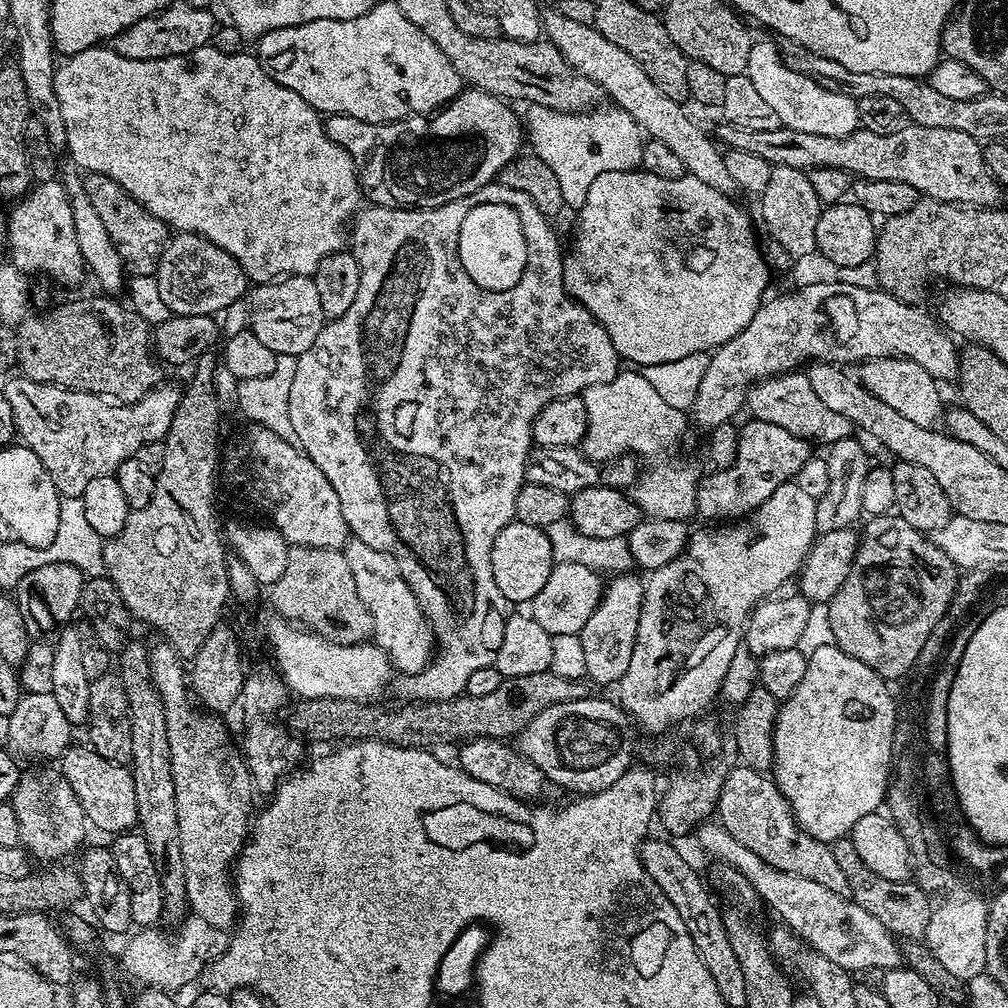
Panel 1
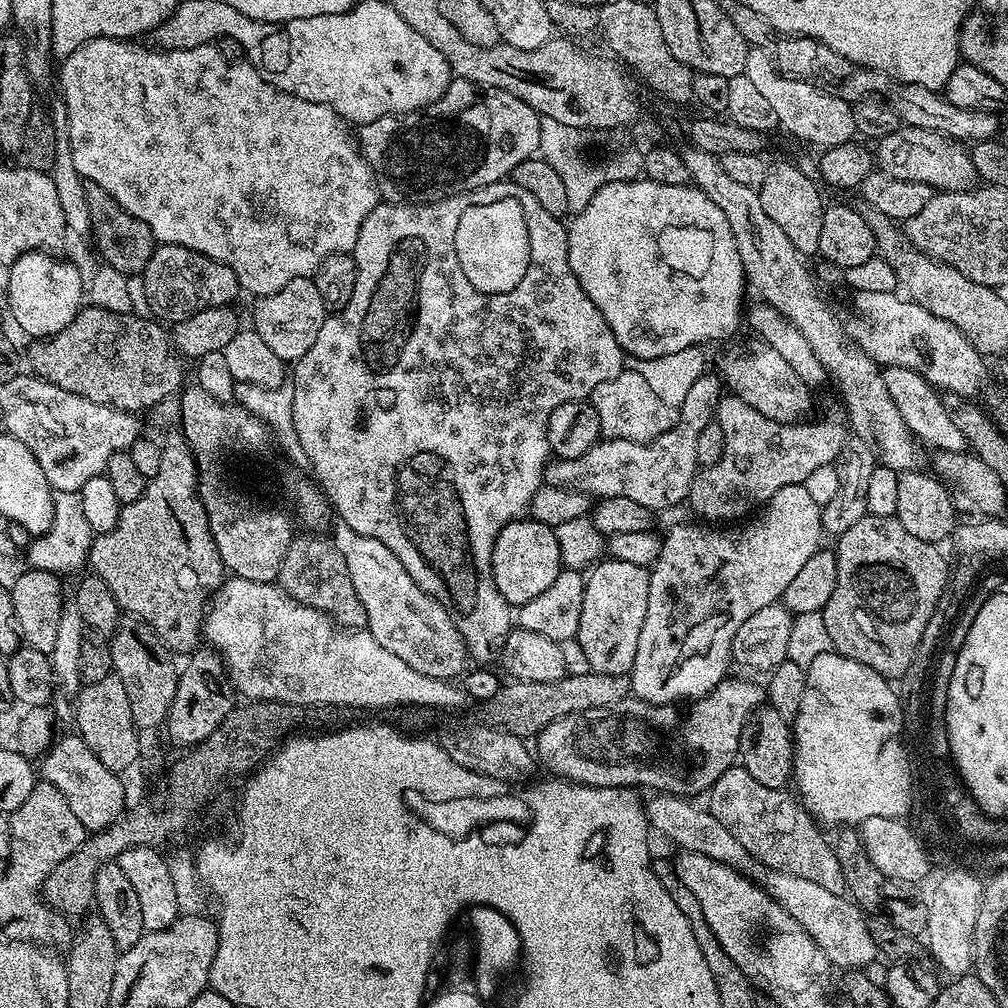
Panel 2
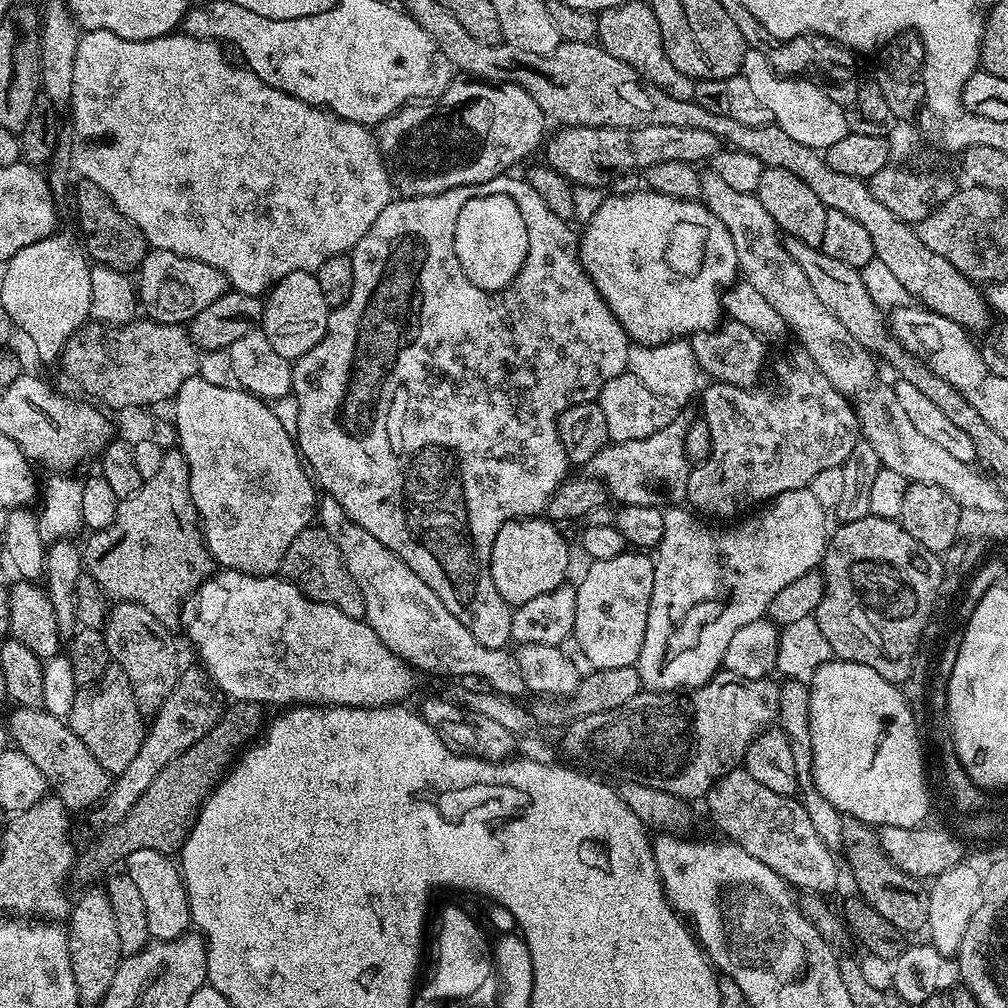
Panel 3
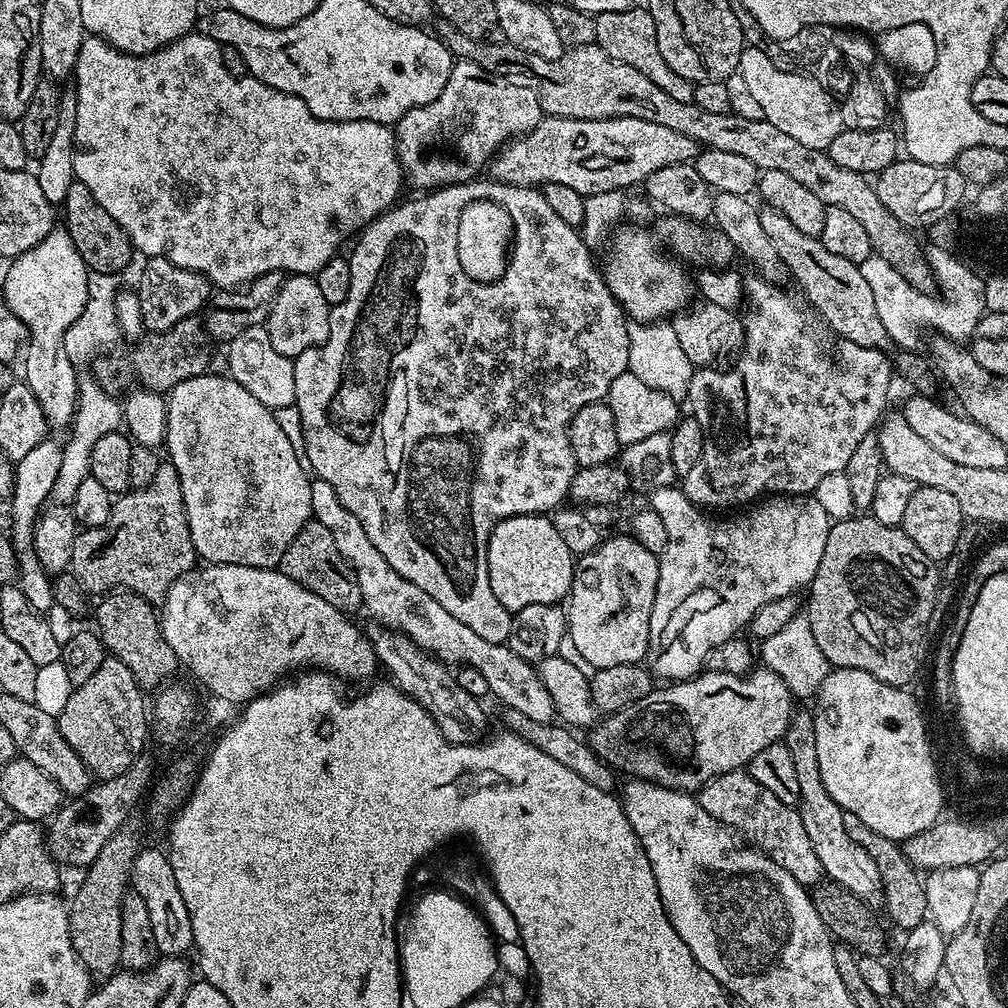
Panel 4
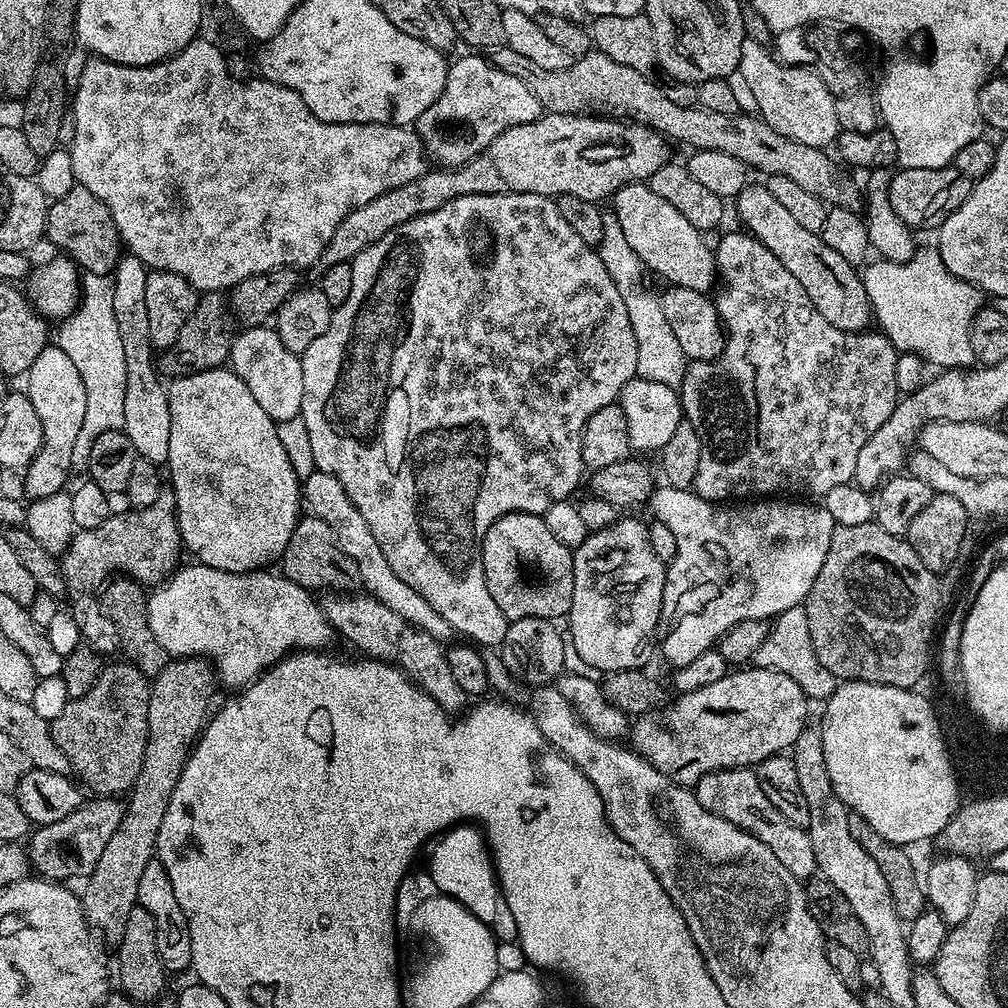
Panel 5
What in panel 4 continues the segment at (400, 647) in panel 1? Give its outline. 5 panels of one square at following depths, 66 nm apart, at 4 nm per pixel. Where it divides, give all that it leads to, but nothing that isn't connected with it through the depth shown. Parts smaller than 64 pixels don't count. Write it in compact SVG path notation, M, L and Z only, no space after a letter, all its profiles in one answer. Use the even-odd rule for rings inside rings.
M319 478L312 480L310 506L312 519L322 522L322 526L330 530L330 535L334 537L334 546L338 546L338 554L342 554L342 558L350 566L358 582L358 590L362 590L363 607L368 608L373 621L406 634L418 647L435 656L442 664L478 670L482 673L482 678L486 678L489 693L493 697L496 695L504 708L518 710L533 722L553 723L557 710L546 686L542 686L537 669L529 661L514 654L507 643L486 642L486 638L474 634L474 630L470 630L466 622L458 622L454 614L447 612L443 606L438 606L438 602L434 602L434 598L426 594L426 590L418 590L412 580L402 578L402 574L398 574L398 570L394 570L394 566L390 566L390 562L382 558L382 554L374 547L374 542L370 542L366 530L362 530L362 522L358 522L358 518L354 518L354 514L350 514L350 510L342 506L330 482Z

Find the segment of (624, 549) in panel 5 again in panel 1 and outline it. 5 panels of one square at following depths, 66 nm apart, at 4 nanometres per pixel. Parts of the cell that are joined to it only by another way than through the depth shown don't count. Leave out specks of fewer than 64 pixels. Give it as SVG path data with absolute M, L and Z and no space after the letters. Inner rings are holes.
M616 574L611 577L612 581L607 581L603 600L579 632L582 651L586 657L586 676L593 685L619 685L632 661L638 638L638 622L644 605L645 581L626 575Z

